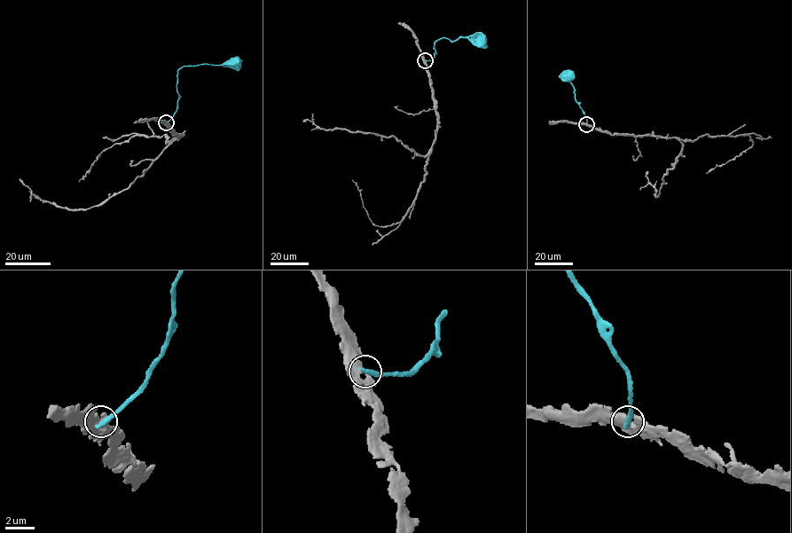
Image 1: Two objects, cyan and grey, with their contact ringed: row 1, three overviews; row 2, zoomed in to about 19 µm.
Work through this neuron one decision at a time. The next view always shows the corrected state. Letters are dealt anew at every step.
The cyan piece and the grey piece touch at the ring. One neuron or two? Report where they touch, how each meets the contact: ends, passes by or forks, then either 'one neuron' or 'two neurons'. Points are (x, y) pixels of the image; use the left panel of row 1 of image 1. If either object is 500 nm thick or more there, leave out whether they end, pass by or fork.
at (166, 122); two neurons

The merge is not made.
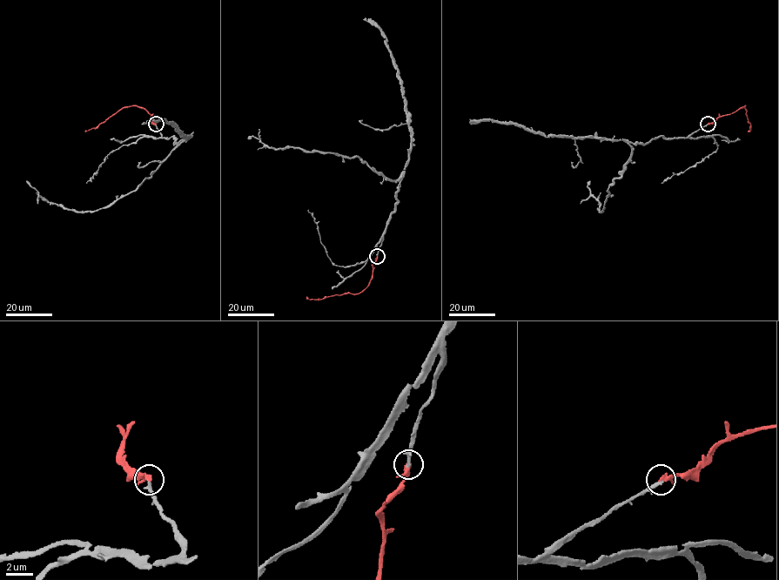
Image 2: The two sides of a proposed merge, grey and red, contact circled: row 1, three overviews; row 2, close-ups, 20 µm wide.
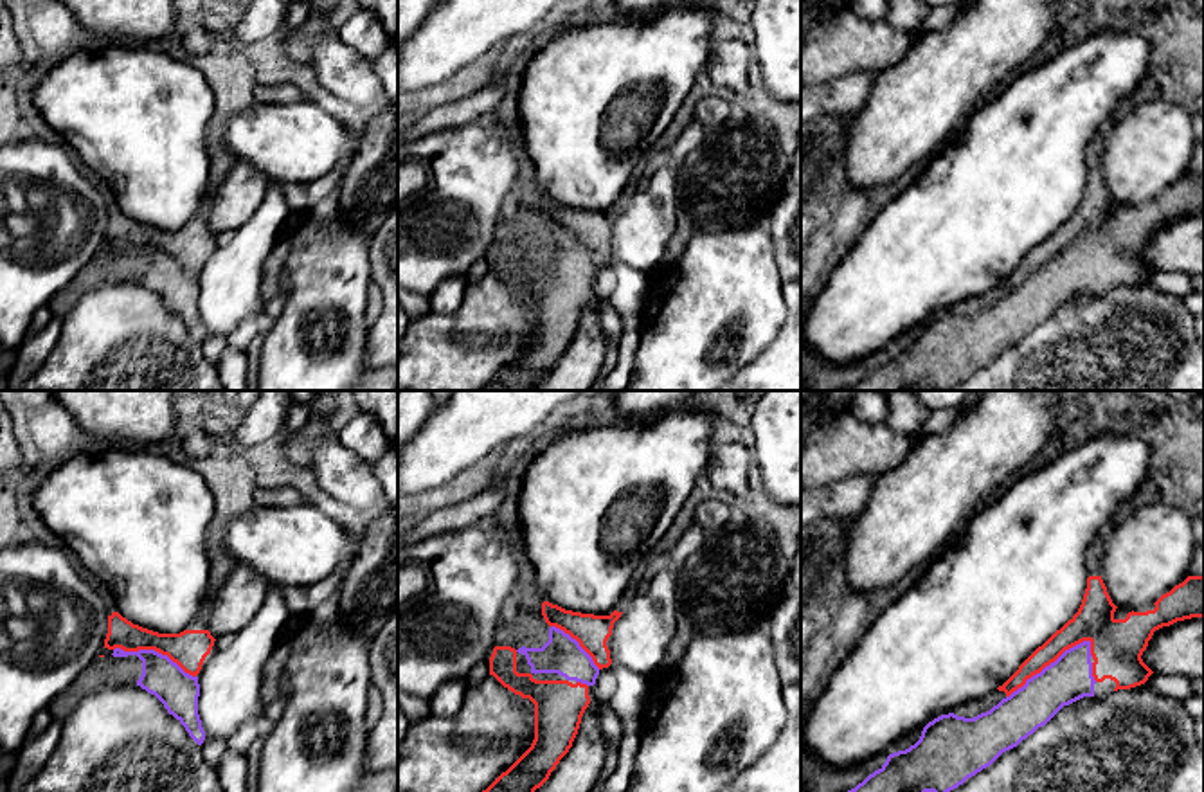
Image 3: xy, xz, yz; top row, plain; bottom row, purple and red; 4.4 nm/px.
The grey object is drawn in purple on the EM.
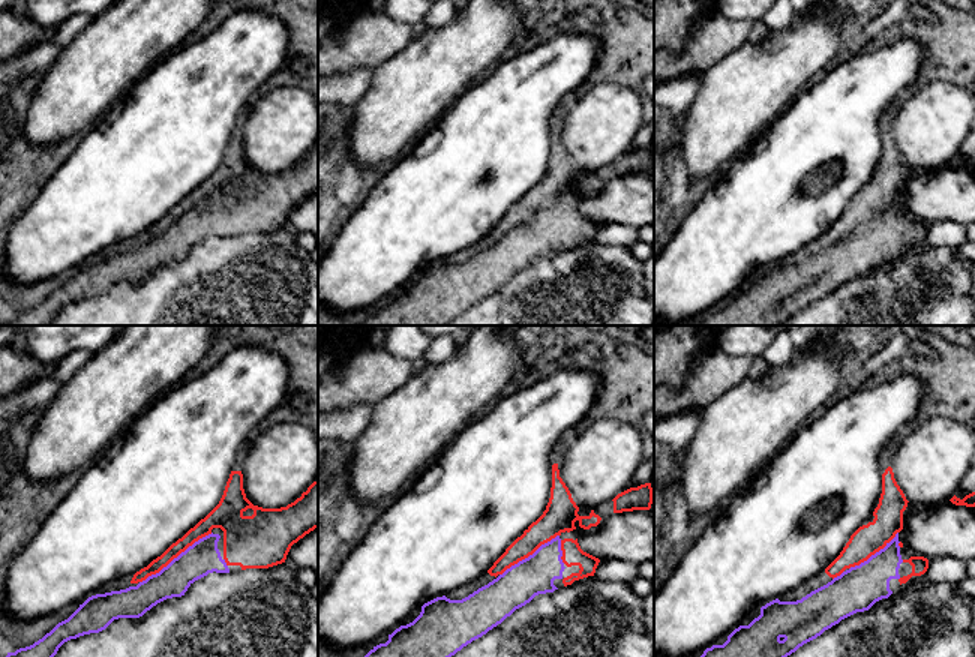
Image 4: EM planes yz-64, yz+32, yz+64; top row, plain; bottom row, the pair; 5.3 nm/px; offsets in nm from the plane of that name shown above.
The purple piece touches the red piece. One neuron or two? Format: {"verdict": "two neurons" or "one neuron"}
{"verdict": "one neuron"}

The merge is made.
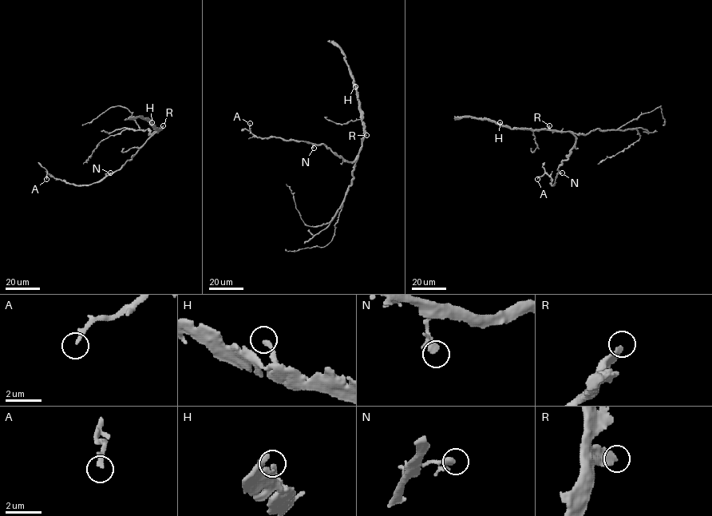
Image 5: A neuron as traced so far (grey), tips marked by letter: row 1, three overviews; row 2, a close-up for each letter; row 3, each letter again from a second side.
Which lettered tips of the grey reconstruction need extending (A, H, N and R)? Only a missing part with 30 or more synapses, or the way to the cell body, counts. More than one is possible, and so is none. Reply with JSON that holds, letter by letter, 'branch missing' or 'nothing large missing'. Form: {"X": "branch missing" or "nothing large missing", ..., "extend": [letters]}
{"A": "nothing large missing", "H": "nothing large missing", "N": "nothing large missing", "R": "branch missing", "extend": ["R"]}

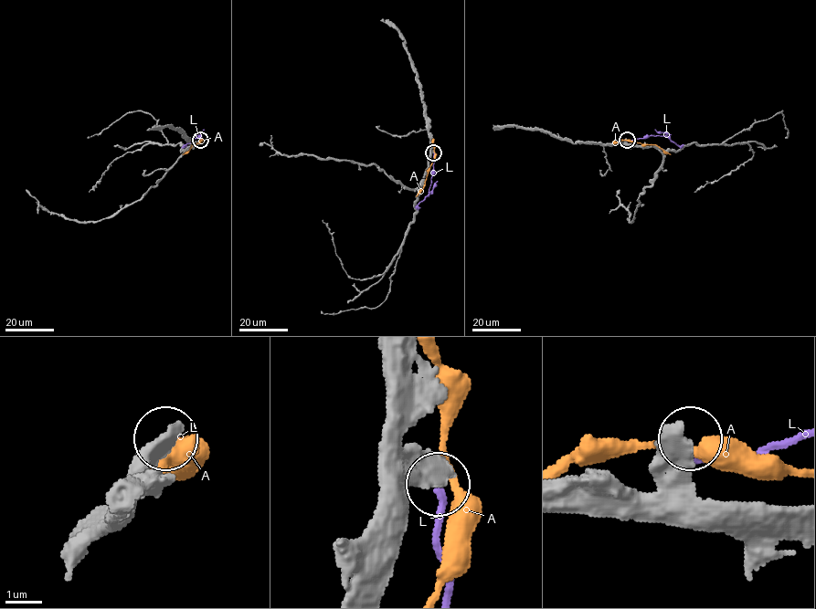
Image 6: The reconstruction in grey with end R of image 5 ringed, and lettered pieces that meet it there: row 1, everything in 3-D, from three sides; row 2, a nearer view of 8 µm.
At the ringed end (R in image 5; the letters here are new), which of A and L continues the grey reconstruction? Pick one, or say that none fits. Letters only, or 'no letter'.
no letter

